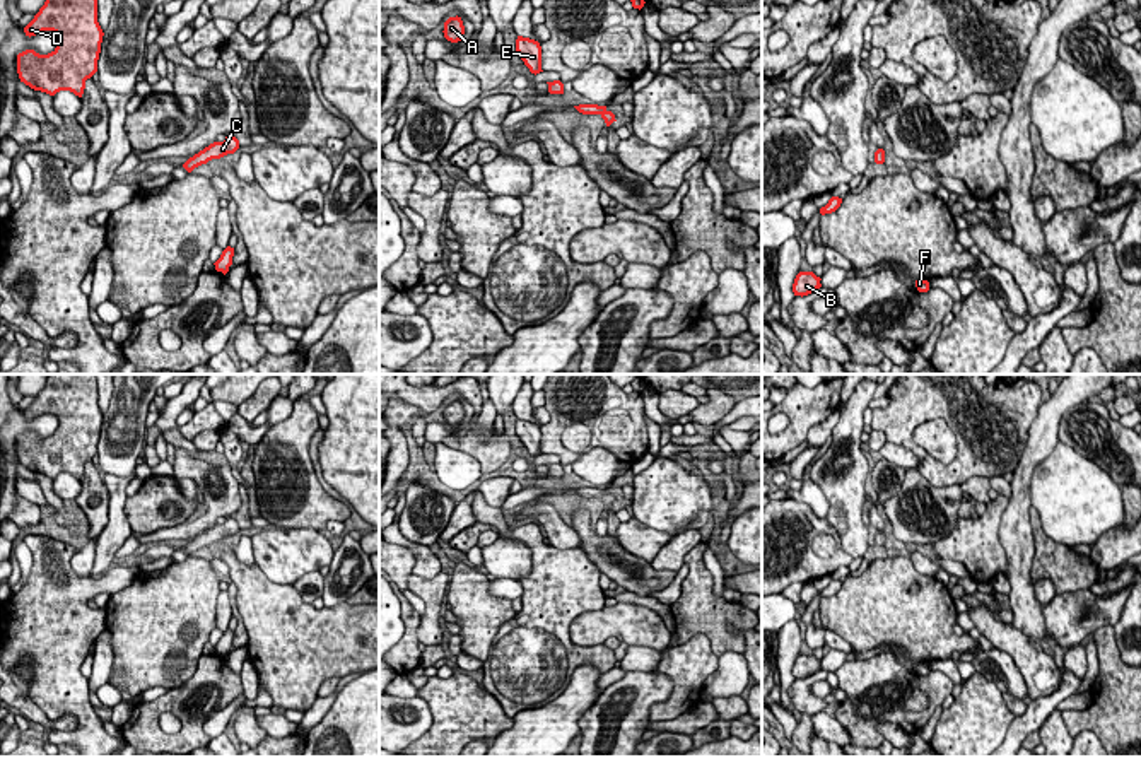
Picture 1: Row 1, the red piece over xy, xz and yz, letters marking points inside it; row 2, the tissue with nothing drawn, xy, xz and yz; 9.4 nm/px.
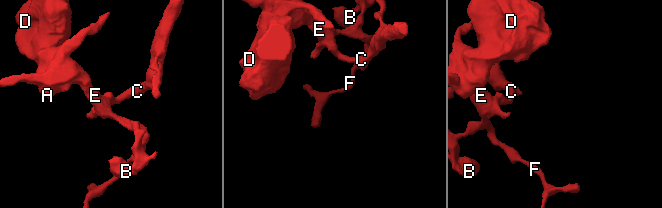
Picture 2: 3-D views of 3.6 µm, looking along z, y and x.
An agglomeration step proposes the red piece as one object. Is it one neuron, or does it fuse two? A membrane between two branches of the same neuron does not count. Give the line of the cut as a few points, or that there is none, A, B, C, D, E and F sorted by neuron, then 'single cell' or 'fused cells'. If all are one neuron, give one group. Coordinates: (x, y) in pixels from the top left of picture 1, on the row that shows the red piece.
cut none; groups A B C D E F; single cell

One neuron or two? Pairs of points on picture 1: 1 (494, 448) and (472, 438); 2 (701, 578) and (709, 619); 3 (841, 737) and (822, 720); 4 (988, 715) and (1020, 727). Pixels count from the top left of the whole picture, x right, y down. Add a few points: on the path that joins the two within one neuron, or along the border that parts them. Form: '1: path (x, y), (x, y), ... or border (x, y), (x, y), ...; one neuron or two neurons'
1: path (489, 448), (482, 448), (477, 443); one neuron
2: path (701, 588), (701, 609); one neuron
3: path (836, 732), (827, 725); one neuron
4: border (1015, 718), (1003, 739); two neurons

